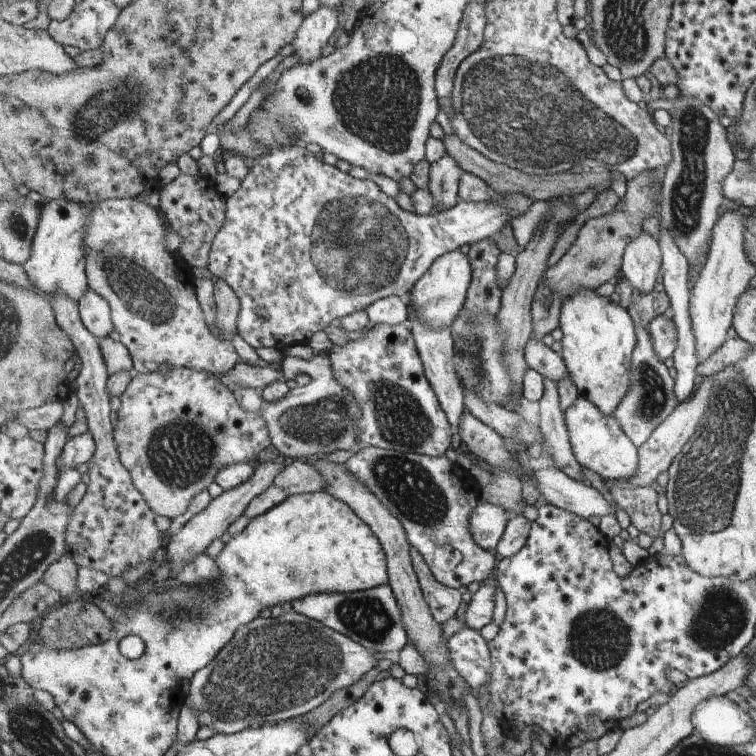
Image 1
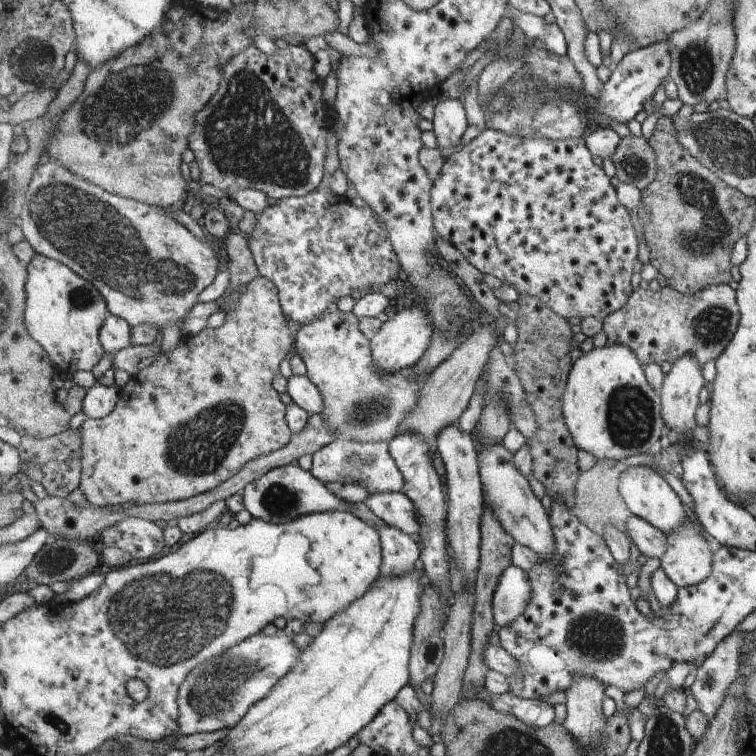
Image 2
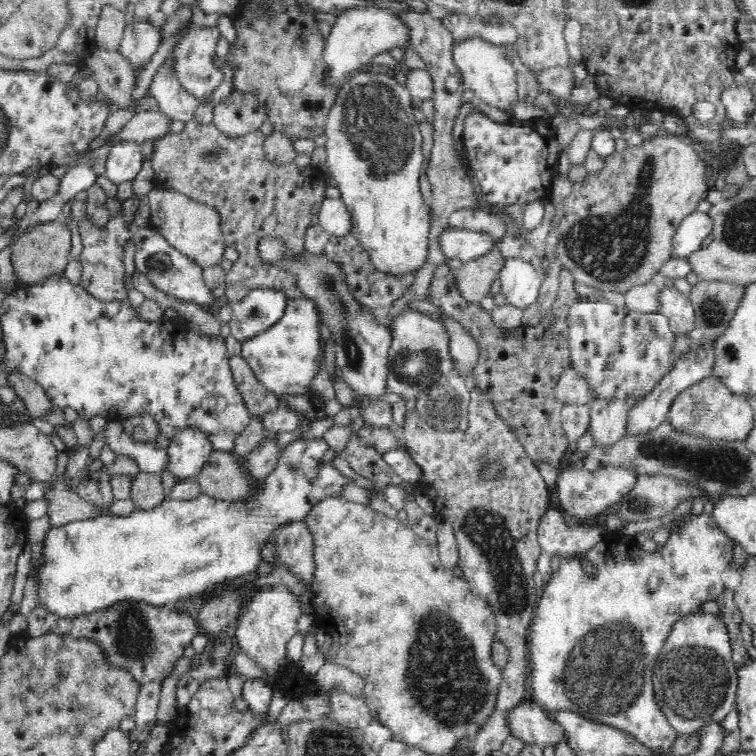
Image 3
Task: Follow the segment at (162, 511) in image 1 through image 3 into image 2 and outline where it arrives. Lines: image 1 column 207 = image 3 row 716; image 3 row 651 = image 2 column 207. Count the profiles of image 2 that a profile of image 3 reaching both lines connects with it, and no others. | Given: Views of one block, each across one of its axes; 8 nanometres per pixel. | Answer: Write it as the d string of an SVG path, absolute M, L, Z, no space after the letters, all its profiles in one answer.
M259 275L255 280L243 286L241 300L237 301L237 308L231 309L224 315L224 324L218 328L205 328L199 334L188 337L176 348L171 348L168 352L153 358L151 364L120 389L121 398L115 410L102 419L87 418L81 426L81 436L83 456L81 456L82 480L80 489L84 493L87 501L94 506L110 507L111 504L123 506L126 503L154 504L157 502L174 502L187 500L197 494L203 494L213 490L216 486L235 476L245 464L255 460L258 456L271 454L284 446L290 444L292 440L292 428L288 423L288 408L281 400L281 393L276 389L275 382L277 376L281 374L281 362L289 359L296 351L296 338L293 338L289 320L285 318L285 313L280 303L280 293L277 285L267 277Z

